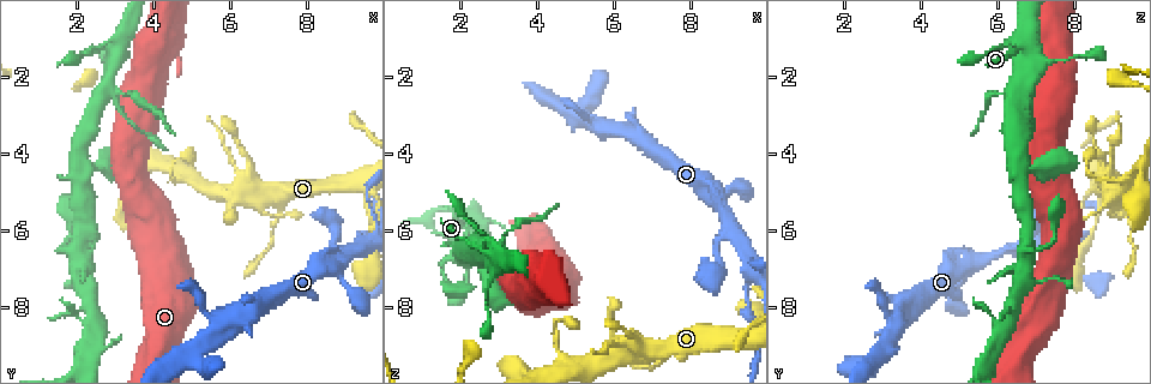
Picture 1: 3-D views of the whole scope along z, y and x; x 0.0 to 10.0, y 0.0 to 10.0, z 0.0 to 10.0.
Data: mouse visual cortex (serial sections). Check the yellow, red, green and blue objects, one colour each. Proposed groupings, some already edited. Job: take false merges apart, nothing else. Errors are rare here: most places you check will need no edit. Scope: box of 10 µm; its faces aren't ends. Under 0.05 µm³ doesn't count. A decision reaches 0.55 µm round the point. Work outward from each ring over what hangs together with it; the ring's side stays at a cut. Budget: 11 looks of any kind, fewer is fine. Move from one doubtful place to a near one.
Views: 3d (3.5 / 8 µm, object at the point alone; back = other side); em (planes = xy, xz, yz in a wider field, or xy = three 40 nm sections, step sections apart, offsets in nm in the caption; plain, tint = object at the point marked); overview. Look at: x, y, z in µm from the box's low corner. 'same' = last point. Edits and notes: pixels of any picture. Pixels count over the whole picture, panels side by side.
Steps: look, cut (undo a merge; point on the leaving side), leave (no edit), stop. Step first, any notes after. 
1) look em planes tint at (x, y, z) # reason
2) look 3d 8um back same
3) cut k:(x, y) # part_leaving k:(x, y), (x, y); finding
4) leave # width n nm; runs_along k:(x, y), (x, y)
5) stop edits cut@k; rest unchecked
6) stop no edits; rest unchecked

look 3d 3.5um at (6.65, 4.85, 9.05) # looks like a crossing

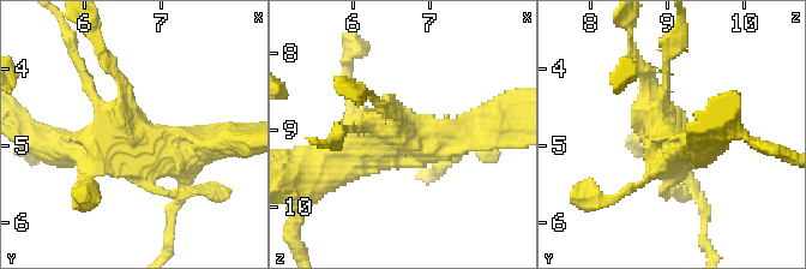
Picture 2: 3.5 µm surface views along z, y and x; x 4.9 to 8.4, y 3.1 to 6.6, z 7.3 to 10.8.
look em planes tint at (6.65, 4.85, 9.00) # now the EM

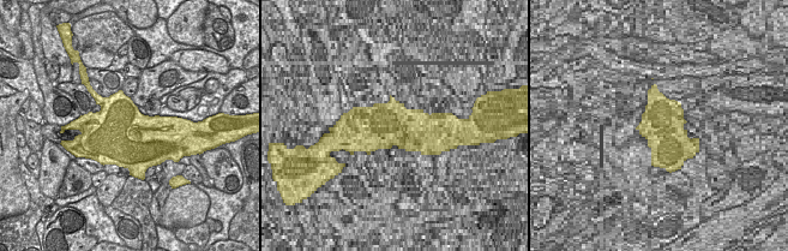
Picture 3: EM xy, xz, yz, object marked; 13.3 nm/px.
leave # runs_along 2:(487, 125), (332, 162); all the same cell

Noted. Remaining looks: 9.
look 3d 3.5um at (2.75, 2.25, 6.55) # three arms meet

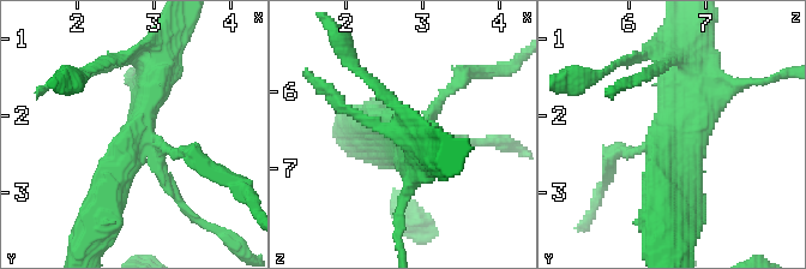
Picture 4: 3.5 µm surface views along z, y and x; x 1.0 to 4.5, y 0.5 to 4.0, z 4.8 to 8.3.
look em xy step 3 tint at (2.85, 2.25, 6.55) # need the tissue

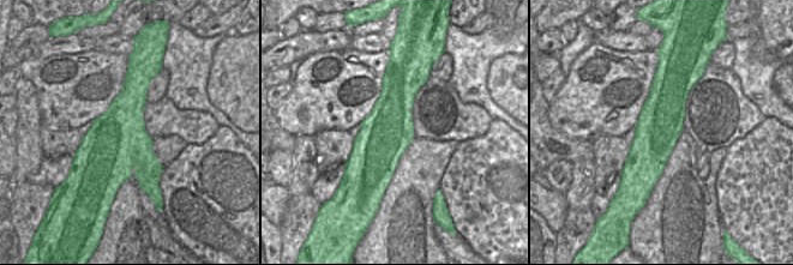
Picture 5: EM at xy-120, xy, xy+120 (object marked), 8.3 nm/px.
leave # runs_along 5:(671, 70), (647, 157), (647, 190); all the same cell

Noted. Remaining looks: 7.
look 3d 3.5um at (4.95, 9.30, 2.95) # two arms in line, one across

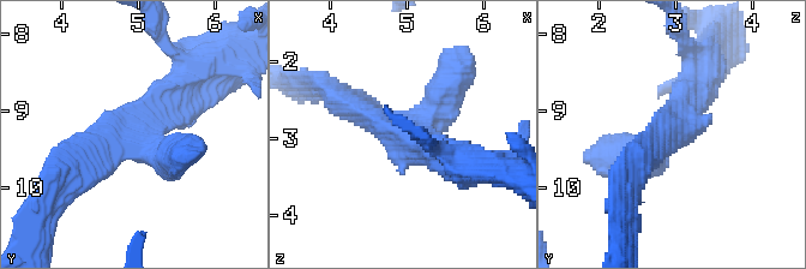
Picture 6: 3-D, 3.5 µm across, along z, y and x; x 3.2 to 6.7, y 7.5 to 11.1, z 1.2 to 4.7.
look em xy step 2 tint at (4.85, 9.30, 2.90) # arms 3; arm_widths 400, 400, 450 nm; shape alone is not enough

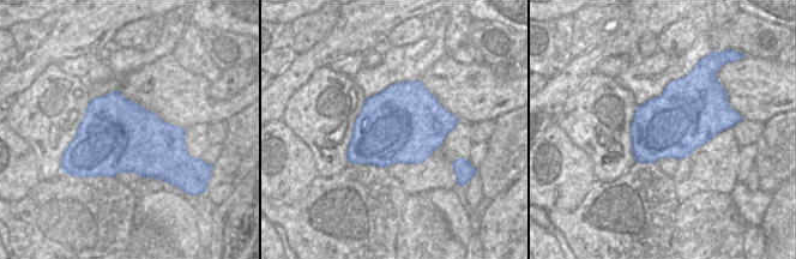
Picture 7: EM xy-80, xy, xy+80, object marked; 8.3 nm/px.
leave # width 650 nm; runs_along 6:(184, 85), (146, 123), (68, 169); all the same cell

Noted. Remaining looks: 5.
look 3d 8um at (8.95, 6.70, 5.95) # side arm on a straight run

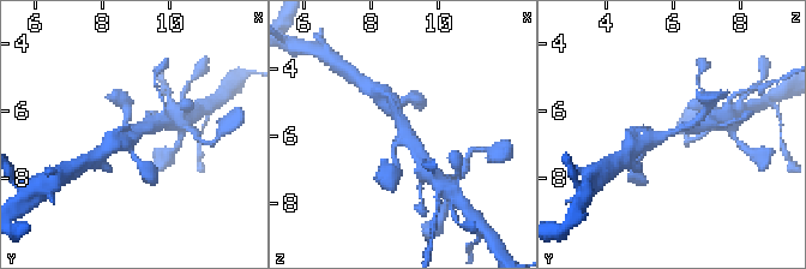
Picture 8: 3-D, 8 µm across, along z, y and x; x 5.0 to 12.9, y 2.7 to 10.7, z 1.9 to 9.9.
look 3d 3.5um same # zoom in

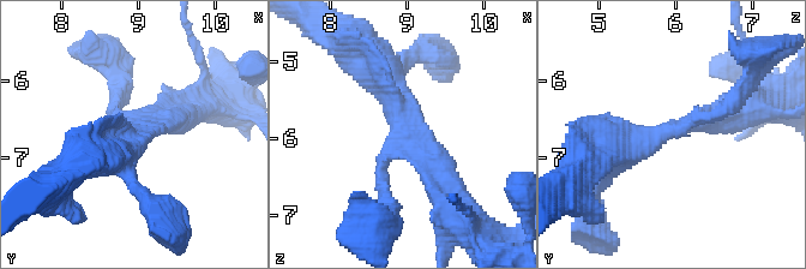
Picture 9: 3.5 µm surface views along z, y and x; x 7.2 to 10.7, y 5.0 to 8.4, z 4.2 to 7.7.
look em xy step 2 tint at (8.95, 6.65, 5.95) # arms 3; arm_widths 150, 350, 400 nm; now the EM

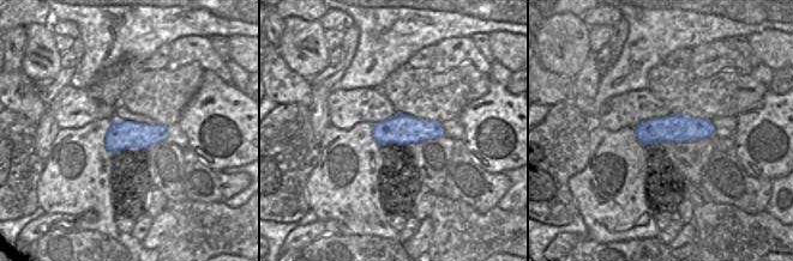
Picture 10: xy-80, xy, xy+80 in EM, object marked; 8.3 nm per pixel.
leave # runs_along 9:(377, 66), (400, 127), (451, 189); all the same cell

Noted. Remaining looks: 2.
stop no edits; rest unchecked

